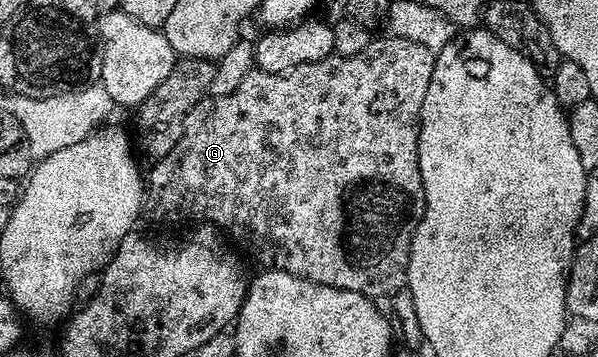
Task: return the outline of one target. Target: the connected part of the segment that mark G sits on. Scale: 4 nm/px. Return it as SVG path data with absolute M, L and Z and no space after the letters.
M385 36L379 41L378 38L371 40L370 45L360 51L360 55L331 55L323 61L301 65L287 73L266 73L257 67L253 68L244 75L240 85L230 95L219 97L213 102L215 105L210 113L210 121L187 121L182 132L182 141L176 143L176 147L172 147L168 155L153 162L151 169L154 170L148 173L149 204L151 201L155 211L162 217L202 217L198 219L205 219L219 230L227 229L231 237L229 240L235 246L243 245L266 269L279 269L312 283L356 291L371 299L386 297L397 289L405 290L412 239L426 210L418 158L418 129L422 126L424 95L428 95L435 54L428 47L420 47L420 43L412 43L412 39Z

